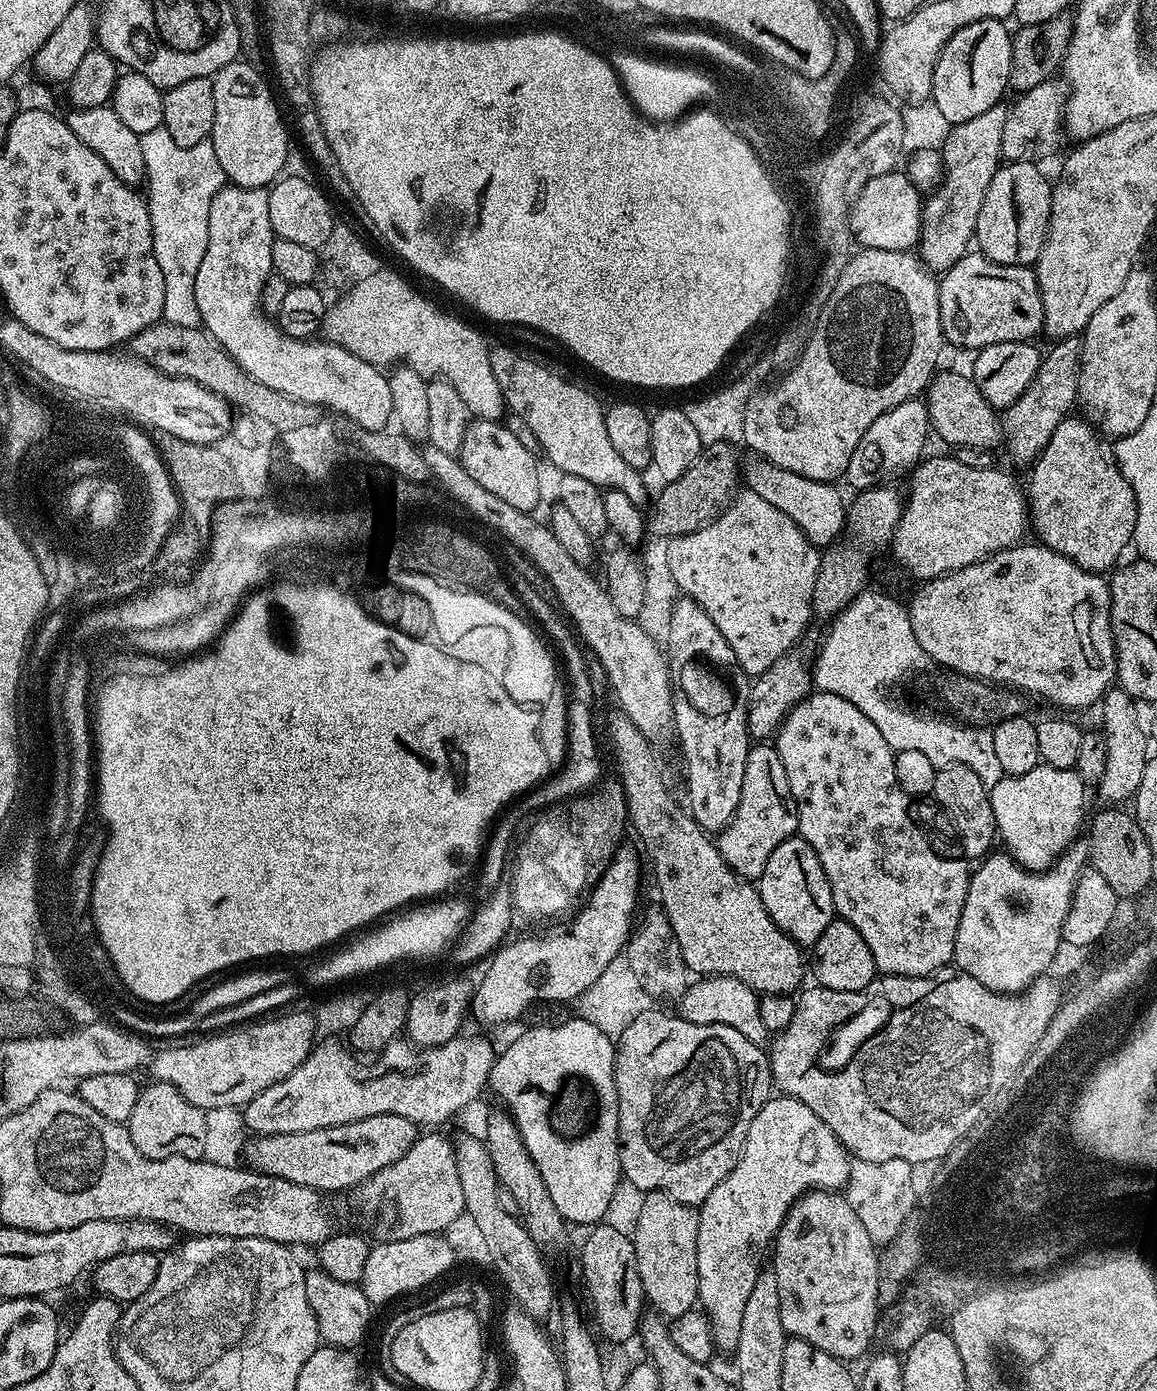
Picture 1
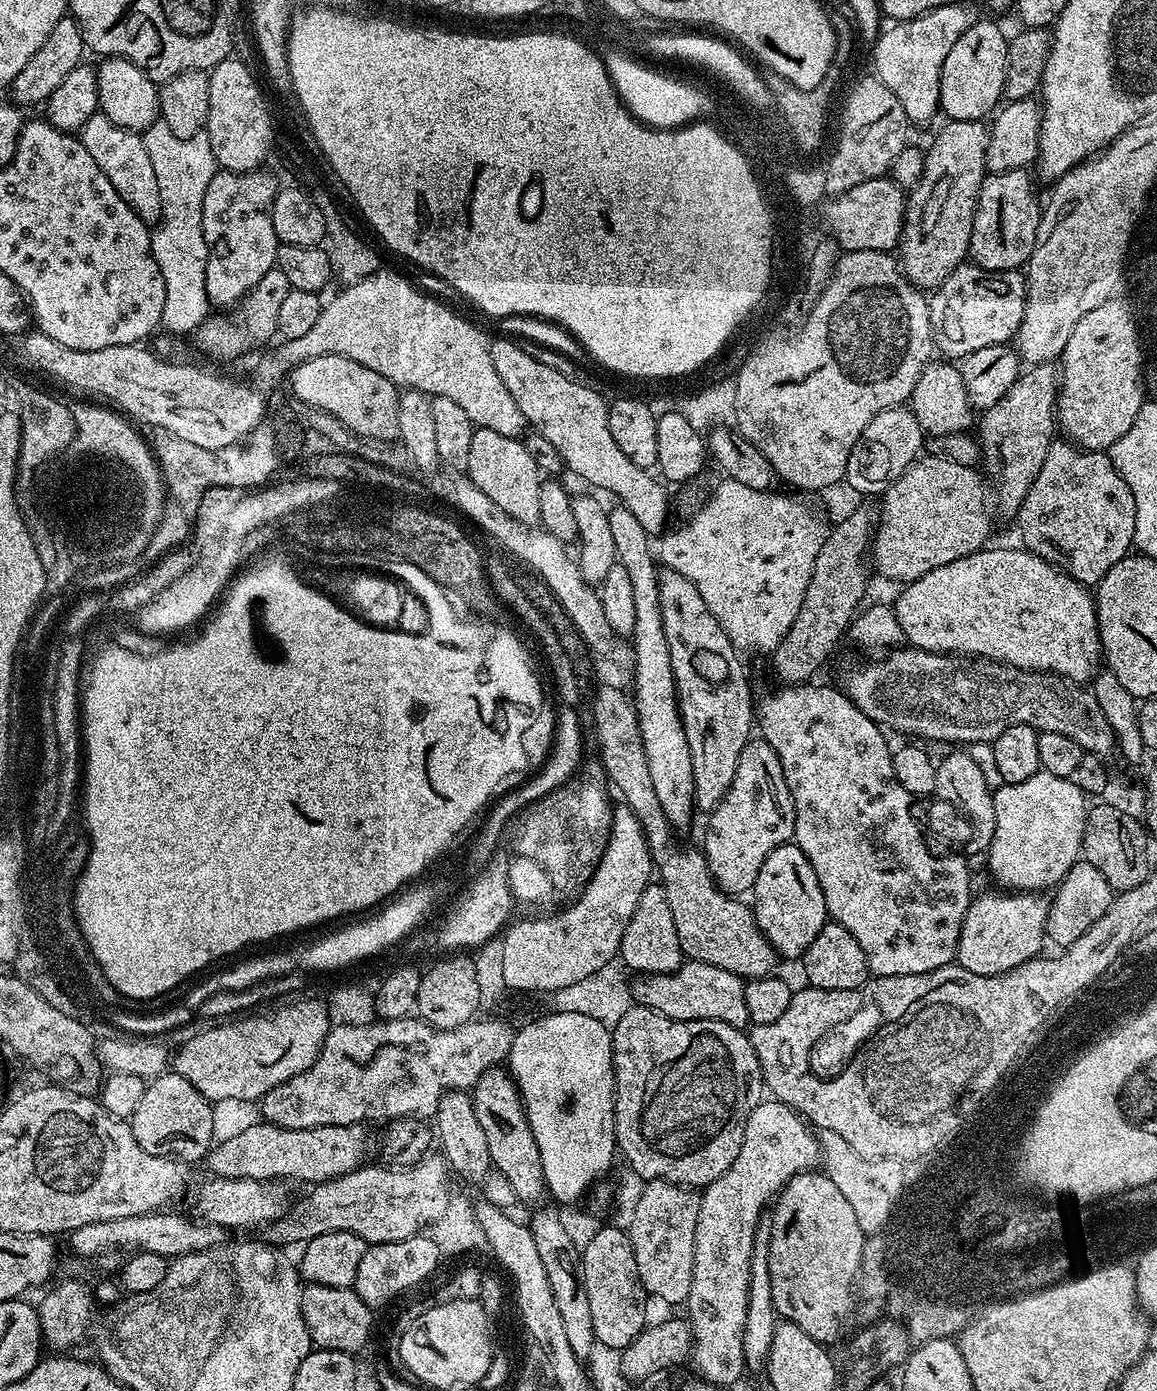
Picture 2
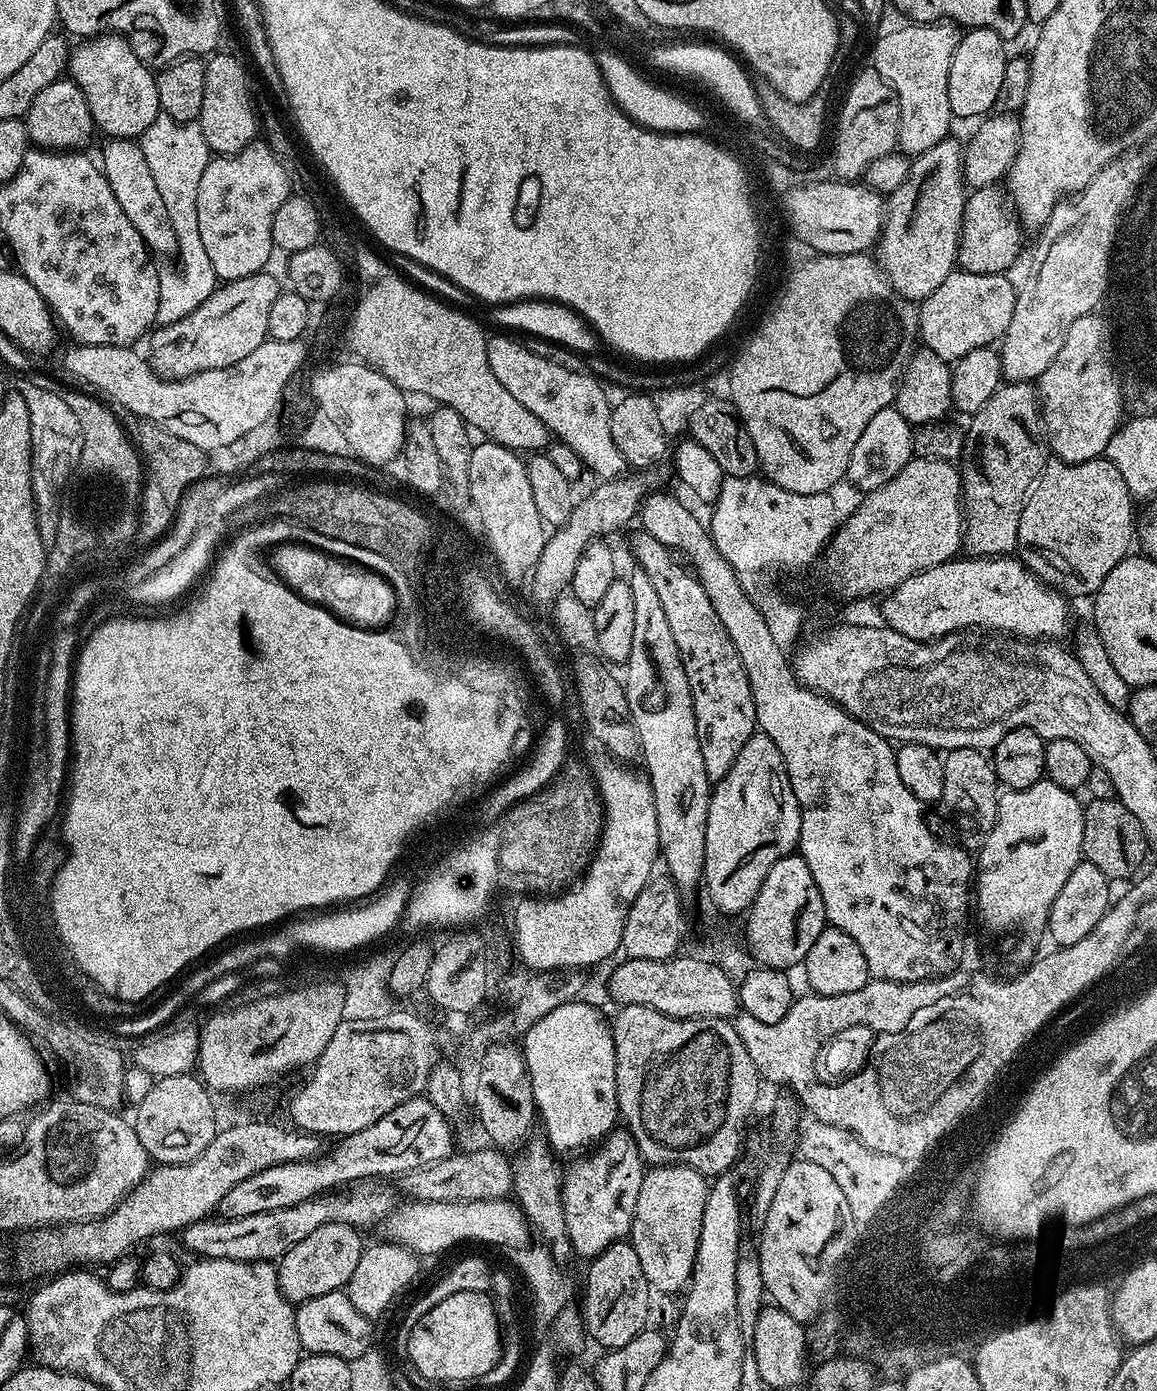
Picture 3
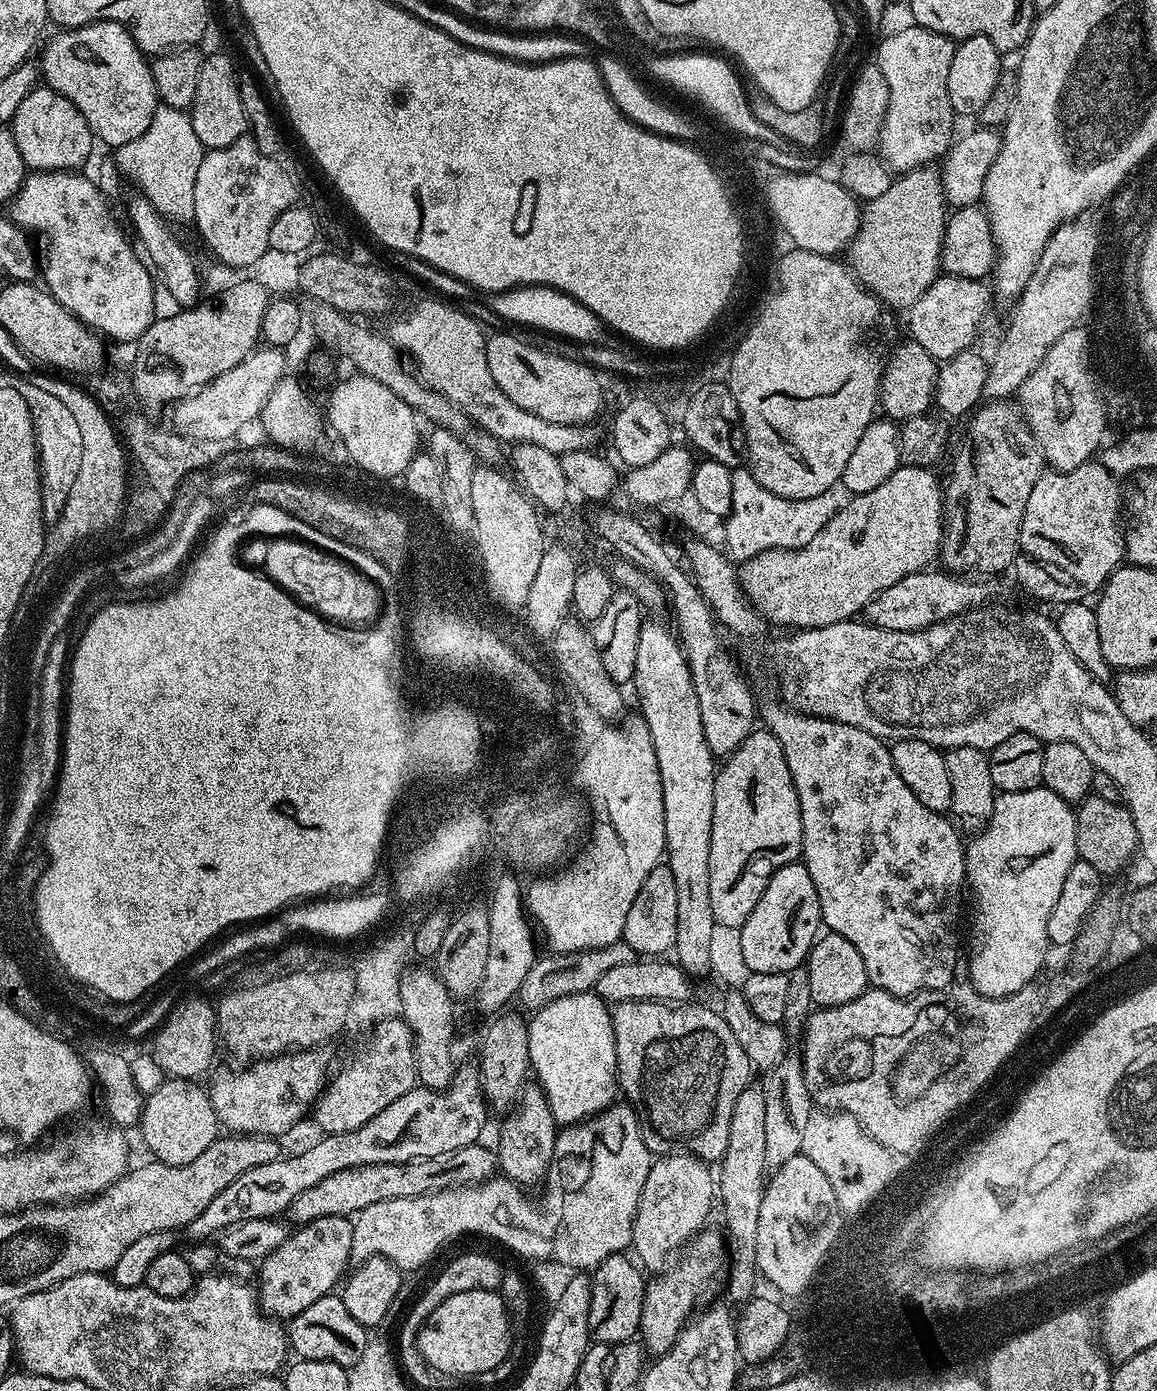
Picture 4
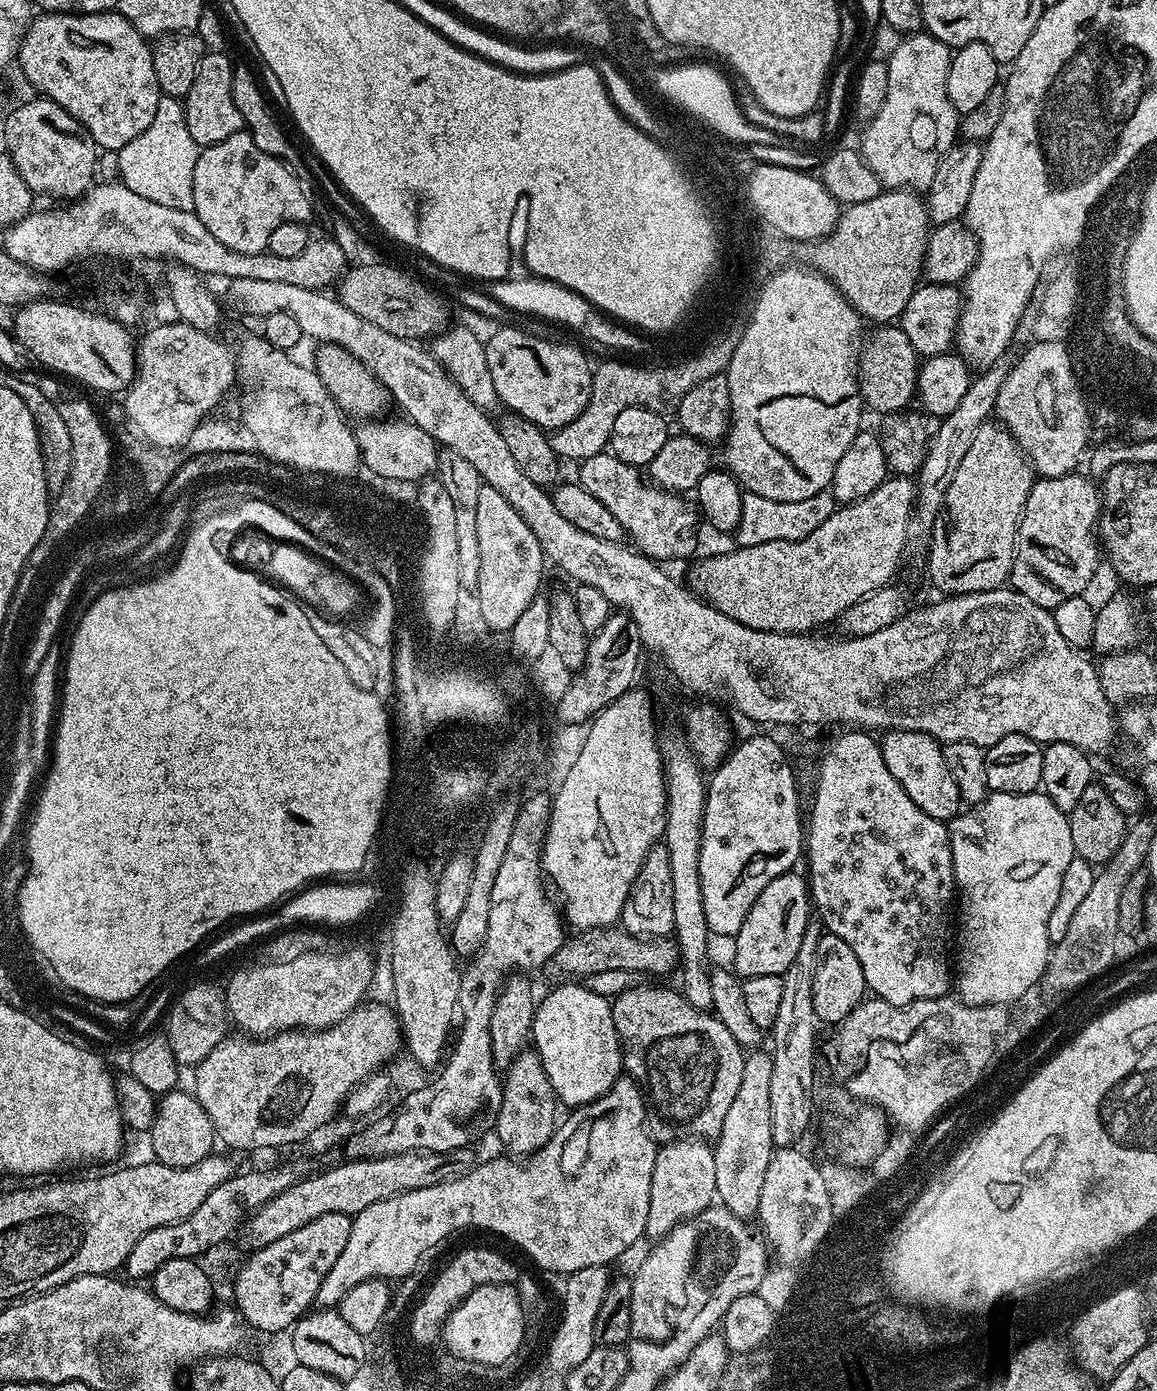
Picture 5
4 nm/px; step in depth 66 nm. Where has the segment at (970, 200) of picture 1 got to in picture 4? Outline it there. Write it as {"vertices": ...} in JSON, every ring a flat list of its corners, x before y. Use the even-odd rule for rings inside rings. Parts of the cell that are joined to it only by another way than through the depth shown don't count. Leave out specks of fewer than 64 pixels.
{"vertices":[[925,166,897,175,886,194,867,201,860,218,858,234,846,249,846,263,861,284,889,309,910,309,914,302,918,302,918,298,922,298,922,294,926,294,926,290,930,290,936,277,941,275,940,255,949,215,950,205,944,198,944,187,935,167]]}

